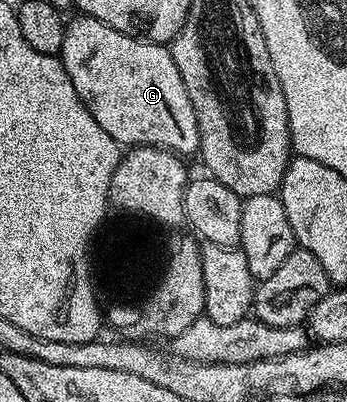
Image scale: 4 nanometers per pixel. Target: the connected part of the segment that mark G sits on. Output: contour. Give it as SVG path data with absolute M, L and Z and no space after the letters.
M78 18L67 23L61 58L65 73L69 73L69 81L73 81L73 89L77 89L93 121L97 121L97 125L101 125L101 129L121 145L157 147L161 151L174 151L180 157L194 156L199 150L197 117L170 50L161 43L135 39L96 19Z

